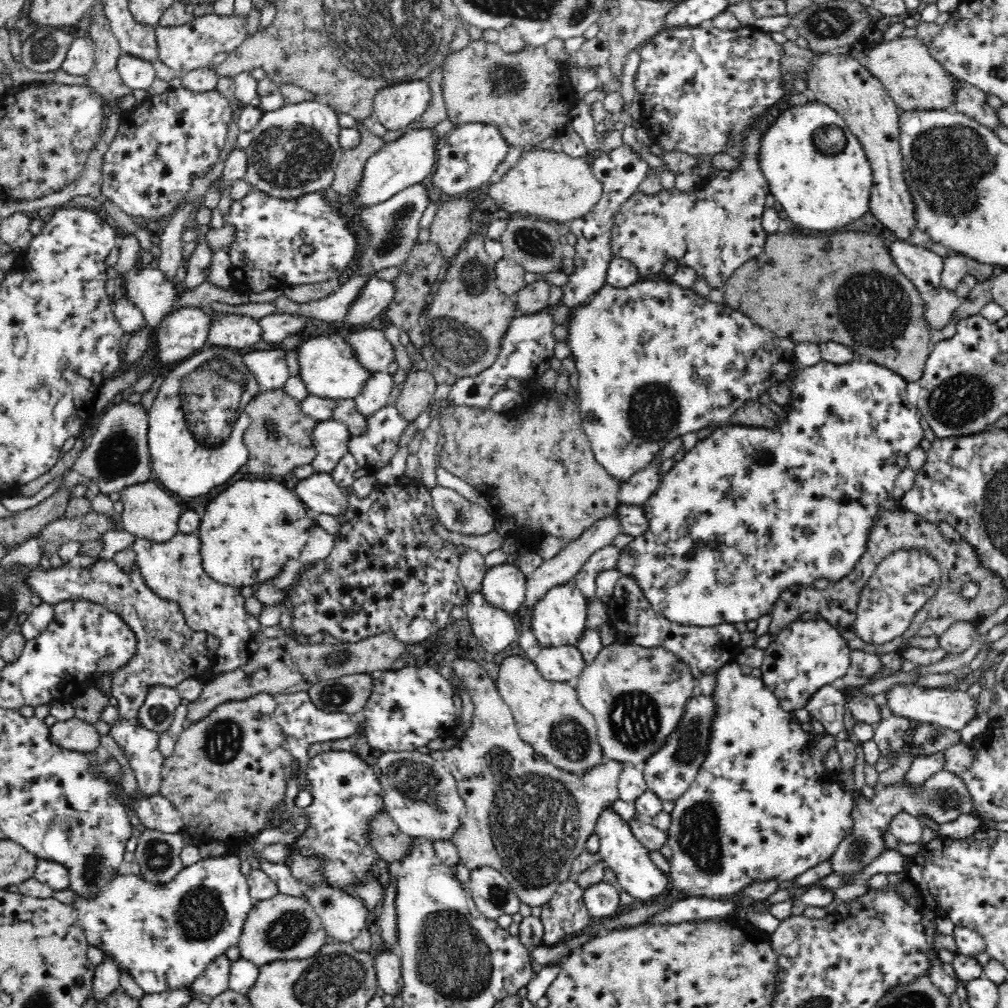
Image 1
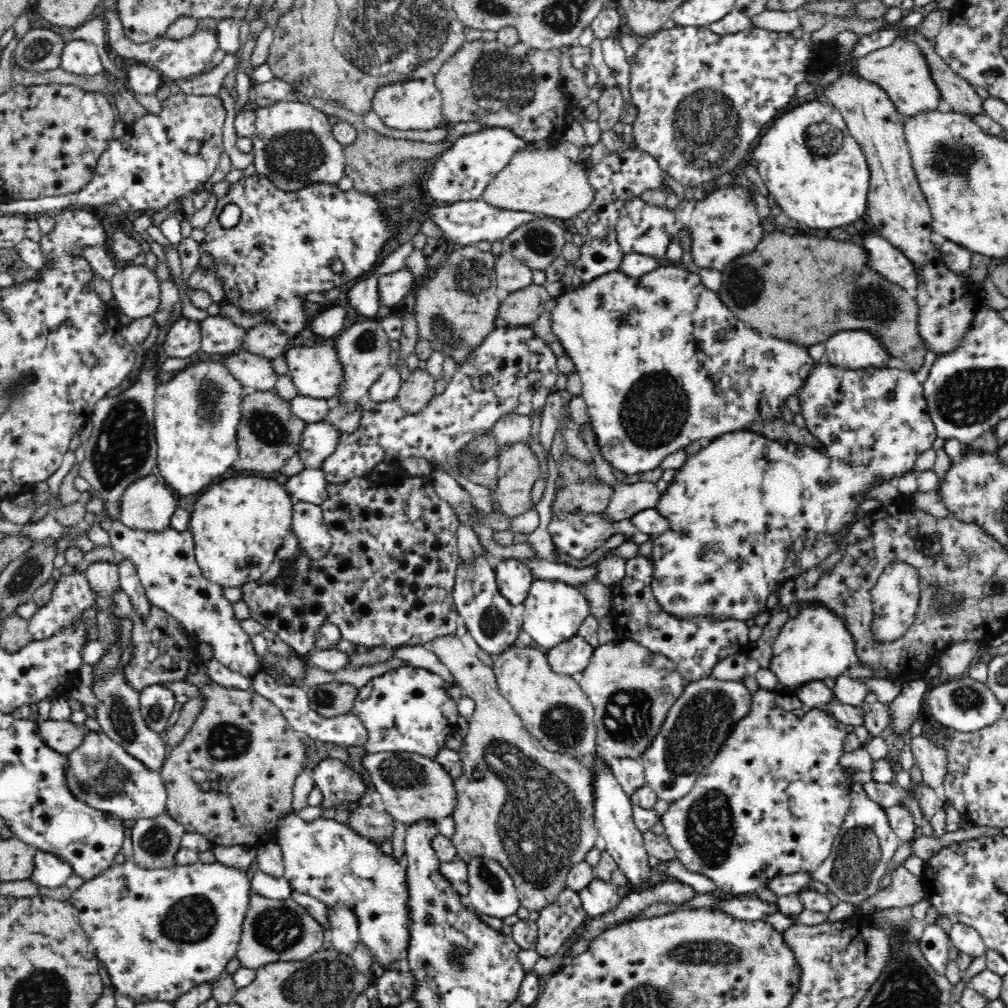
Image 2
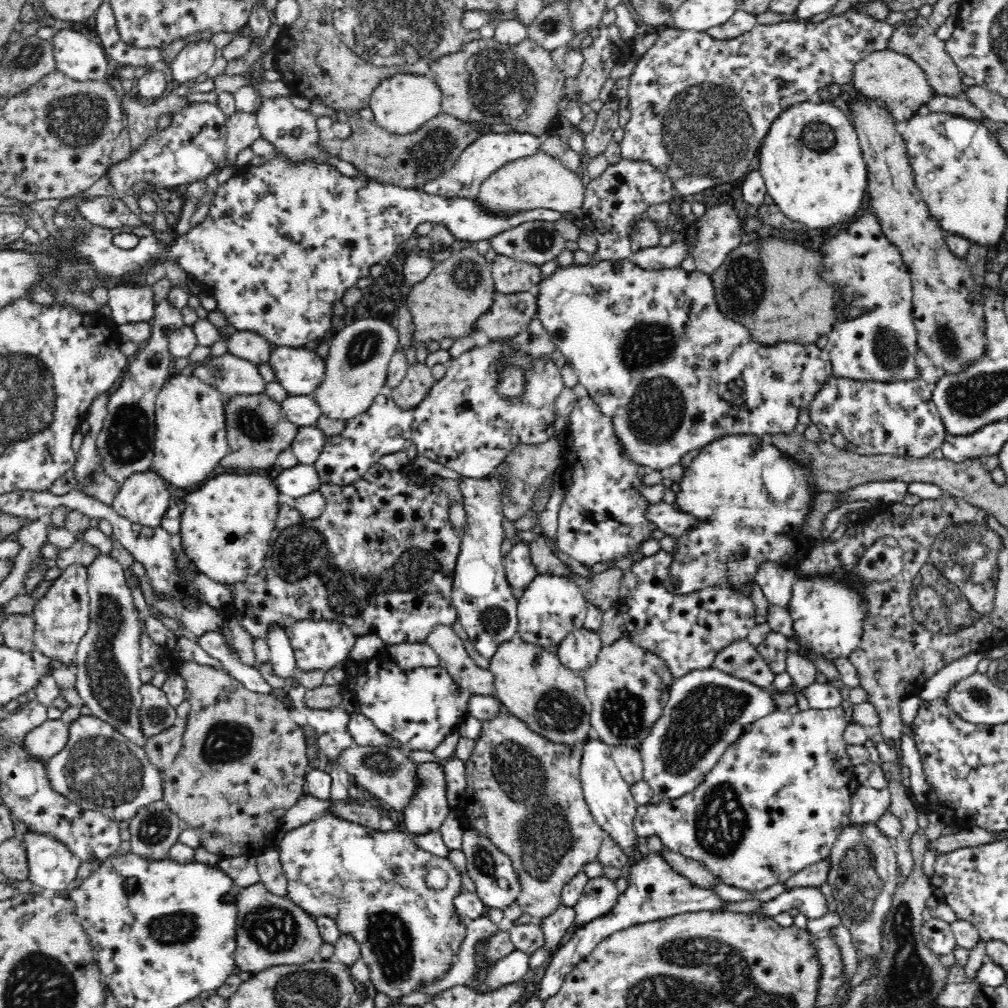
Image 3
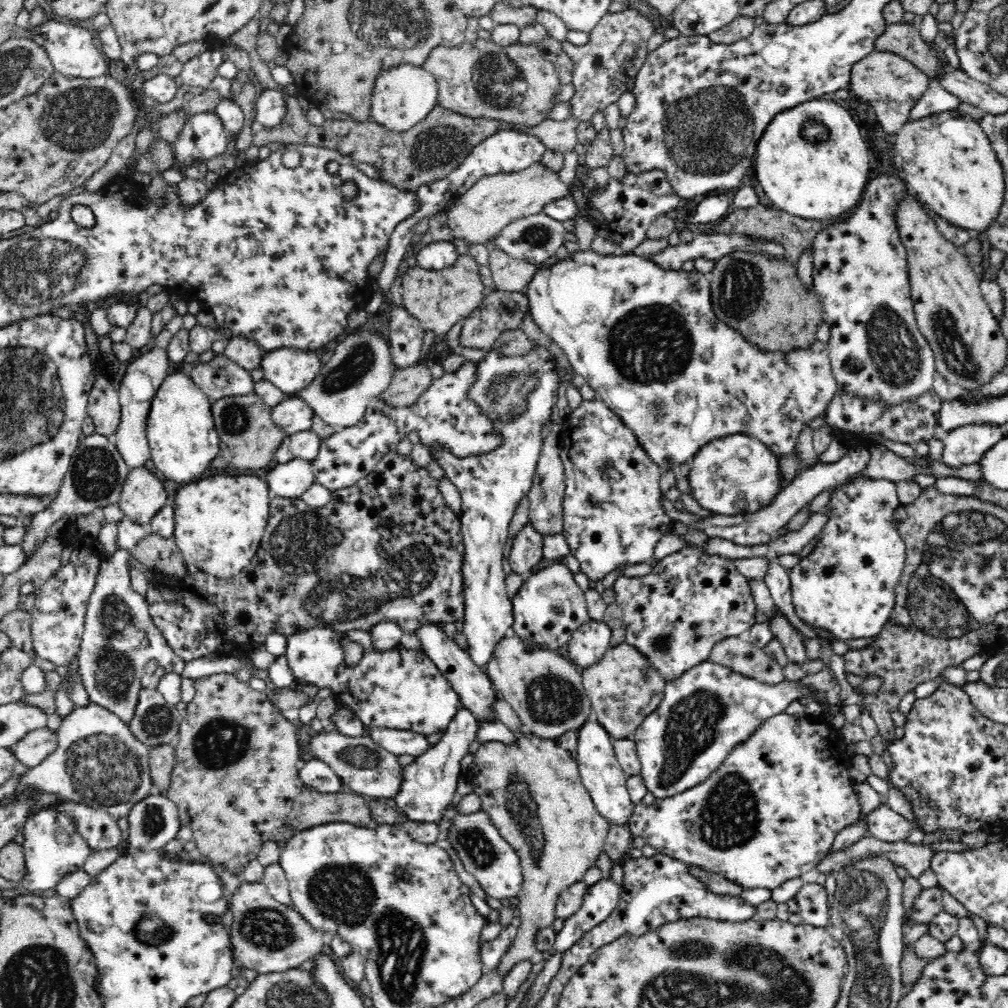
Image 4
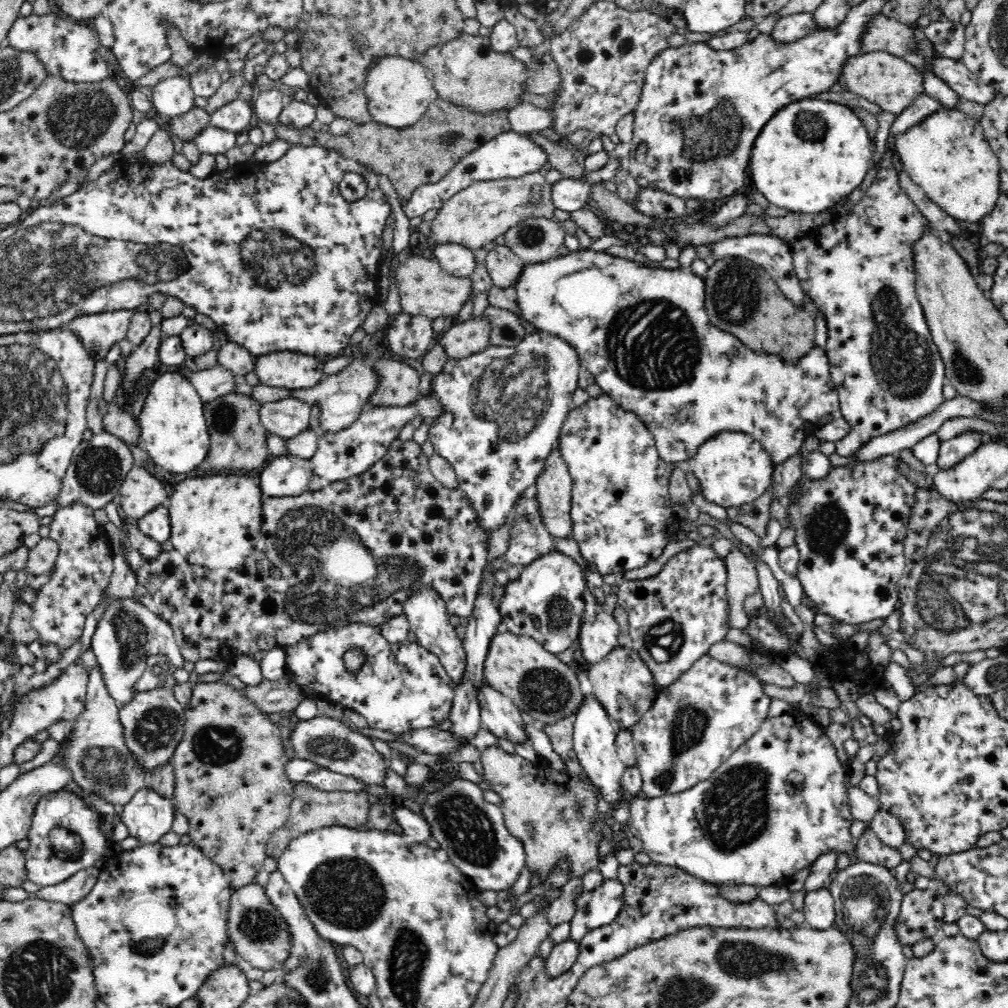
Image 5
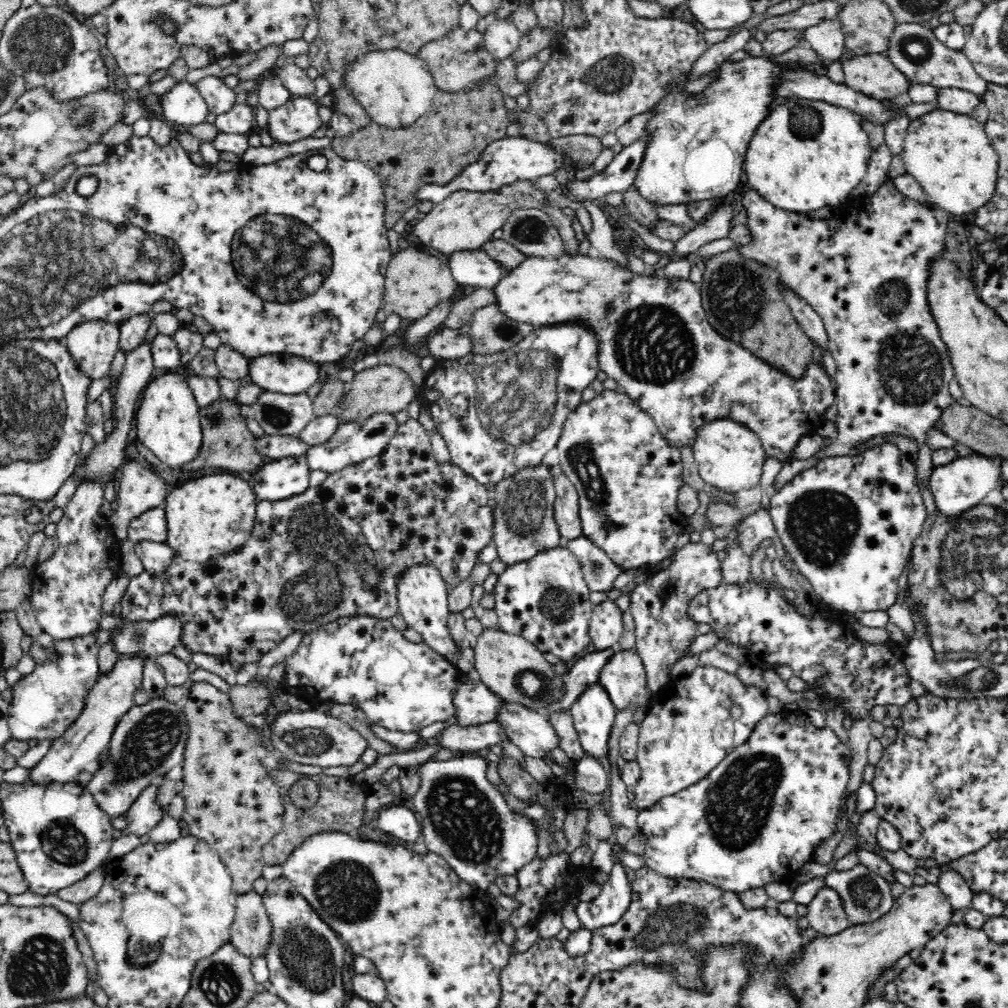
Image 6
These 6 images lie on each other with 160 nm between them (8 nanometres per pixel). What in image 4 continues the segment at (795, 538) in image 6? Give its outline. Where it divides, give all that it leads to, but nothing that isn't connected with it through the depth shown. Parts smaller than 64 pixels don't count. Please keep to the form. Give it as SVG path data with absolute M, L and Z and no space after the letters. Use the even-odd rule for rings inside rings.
M858 478L854 482L848 483L847 485L842 485L839 489L835 490L832 498L829 500L827 508L829 508L829 519L826 523L825 529L819 534L820 540L812 549L812 553L802 557L799 563L790 569L790 584L791 584L791 594L792 602L795 607L796 614L811 628L817 628L823 630L829 634L830 640L844 641L847 640L858 640L858 638L871 638L876 636L882 628L882 624L888 620L890 614L894 609L894 588L901 580L901 574L906 562L907 548L905 542L902 540L896 527L892 525L892 516L894 511L896 511L901 505L898 496L896 495L896 486L894 482L888 480L863 480L863 478Z

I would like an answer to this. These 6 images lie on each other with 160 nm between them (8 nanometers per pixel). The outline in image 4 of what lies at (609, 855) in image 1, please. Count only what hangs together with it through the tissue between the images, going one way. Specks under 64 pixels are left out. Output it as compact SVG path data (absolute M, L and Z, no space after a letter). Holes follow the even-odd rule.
M586 721L578 730L578 742L577 742L577 763L579 764L579 775L582 784L588 789L590 793L594 807L596 811L608 820L611 826L626 827L630 815L634 810L633 802L631 801L631 796L629 795L627 789L626 779L629 777L620 767L618 759L616 759L614 754L614 749L612 748L612 738L608 735L608 732L604 730L604 727L600 723L588 722Z

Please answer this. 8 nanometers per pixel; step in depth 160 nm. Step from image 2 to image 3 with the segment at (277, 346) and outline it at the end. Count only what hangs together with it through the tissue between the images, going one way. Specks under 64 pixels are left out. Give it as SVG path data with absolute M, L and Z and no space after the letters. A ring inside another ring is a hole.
M248 330L232 331L227 343L228 353L258 366L268 363L275 349L262 335Z

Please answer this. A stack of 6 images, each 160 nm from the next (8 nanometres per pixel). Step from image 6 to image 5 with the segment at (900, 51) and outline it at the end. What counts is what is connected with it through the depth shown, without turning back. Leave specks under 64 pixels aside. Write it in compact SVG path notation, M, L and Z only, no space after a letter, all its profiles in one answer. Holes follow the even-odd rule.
M936 54L936 58L931 64L931 70L959 98L966 98L966 100L985 105L992 102L997 94L997 91L990 85L980 82L961 60L940 57Z

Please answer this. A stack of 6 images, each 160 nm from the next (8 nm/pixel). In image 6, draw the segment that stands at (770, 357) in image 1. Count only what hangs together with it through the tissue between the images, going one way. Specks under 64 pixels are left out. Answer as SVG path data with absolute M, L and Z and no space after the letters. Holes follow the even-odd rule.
M566 254L560 257L527 257L514 270L497 282L494 289L497 296L497 307L508 317L518 322L526 322L535 328L557 325L558 323L578 323L591 330L595 338L599 341L597 356L599 358L599 370L603 371L608 379L612 379L617 385L618 390L626 394L633 402L643 411L654 418L662 437L668 441L668 445L676 449L690 447L695 443L698 429L713 420L730 419L738 422L748 429L754 431L760 439L761 445L765 450L766 456L778 459L779 462L786 462L791 458L791 454L796 448L798 441L805 436L815 434L815 431L825 422L826 410L835 405L837 394L832 386L832 380L828 376L826 369L820 363L812 360L806 373L801 378L794 378L766 363L763 359L757 358L750 350L742 348L734 341L726 339L715 330L707 319L703 309L703 300L701 299L700 284L696 284L688 279L679 279L672 277L668 279L665 275L658 273L638 274L629 269L628 266L619 266L614 259L591 257L586 254Z

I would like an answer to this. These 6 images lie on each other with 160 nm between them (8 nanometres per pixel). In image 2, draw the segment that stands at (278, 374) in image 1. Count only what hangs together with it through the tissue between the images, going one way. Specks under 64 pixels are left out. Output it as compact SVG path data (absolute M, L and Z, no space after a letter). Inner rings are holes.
M245 350L223 356L226 369L234 375L247 391L266 391L275 388L280 376L273 368L272 360Z

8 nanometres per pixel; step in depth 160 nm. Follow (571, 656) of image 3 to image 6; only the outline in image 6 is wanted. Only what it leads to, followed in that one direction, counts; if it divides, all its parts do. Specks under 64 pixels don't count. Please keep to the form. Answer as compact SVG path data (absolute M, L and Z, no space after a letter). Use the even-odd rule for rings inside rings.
M609 599L593 608L592 617L588 622L591 646L589 651L603 651L619 642L623 633L622 616L623 613L620 612L615 601Z

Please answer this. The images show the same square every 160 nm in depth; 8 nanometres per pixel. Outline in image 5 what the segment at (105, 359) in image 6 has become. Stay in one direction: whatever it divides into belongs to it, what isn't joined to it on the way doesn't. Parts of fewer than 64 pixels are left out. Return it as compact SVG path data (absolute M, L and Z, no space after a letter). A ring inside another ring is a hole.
M110 310L100 314L80 314L66 327L80 336L86 351L95 361L104 359L115 342L127 338L133 311Z

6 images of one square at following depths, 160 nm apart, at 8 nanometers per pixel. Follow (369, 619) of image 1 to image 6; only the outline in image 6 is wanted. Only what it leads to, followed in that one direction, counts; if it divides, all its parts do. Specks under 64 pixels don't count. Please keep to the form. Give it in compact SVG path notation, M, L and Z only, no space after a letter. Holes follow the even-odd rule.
M411 417L403 423L399 423L394 438L390 439L382 454L367 458L365 461L362 464L356 464L356 466L346 466L339 472L328 475L321 486L308 487L302 494L277 501L259 500L256 505L256 518L251 539L239 551L230 553L225 557L219 556L206 564L199 561L186 561L175 555L172 556L172 562L168 564L168 568L164 572L152 574L144 570L144 572L131 577L124 596L115 604L114 614L116 616L122 615L130 621L154 621L167 615L178 618L182 623L179 644L190 651L190 654L210 654L210 656L219 656L224 662L236 661L240 665L244 665L259 660L263 654L276 648L286 636L290 636L296 630L306 634L344 617L370 616L391 619L399 613L399 605L397 604L398 579L410 567L430 563L434 569L440 571L440 577L444 579L446 586L452 589L466 580L470 576L474 564L479 561L481 550L486 548L493 539L494 517L492 509L488 507L486 487L469 478L462 470L458 469L458 466L454 466L452 463L439 464L432 454L430 436L422 428L419 419L415 420ZM368 550L372 550L372 554L374 554L374 562L372 562L374 572L366 572L366 566L364 566L364 554Z

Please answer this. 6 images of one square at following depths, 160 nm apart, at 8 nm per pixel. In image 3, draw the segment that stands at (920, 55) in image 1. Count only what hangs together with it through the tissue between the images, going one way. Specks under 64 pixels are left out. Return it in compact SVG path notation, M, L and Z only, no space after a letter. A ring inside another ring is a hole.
M890 49L870 53L866 58L857 62L853 72L853 83L861 95L881 100L883 104L887 104L887 108L891 110L891 115L897 124L910 120L918 114L921 106L927 106L936 95L932 85L927 81L925 72L918 66L917 62L914 62L907 54Z

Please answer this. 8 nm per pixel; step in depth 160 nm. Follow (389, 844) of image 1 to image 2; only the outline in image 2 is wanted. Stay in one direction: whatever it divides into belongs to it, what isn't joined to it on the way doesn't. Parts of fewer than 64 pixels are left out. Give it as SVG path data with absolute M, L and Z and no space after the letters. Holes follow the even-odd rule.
M360 805L358 810L354 810L349 816L349 824L359 836L368 838L371 842L375 842L377 846L381 846L386 840L392 842L395 832L396 821L387 812L378 812L370 805Z

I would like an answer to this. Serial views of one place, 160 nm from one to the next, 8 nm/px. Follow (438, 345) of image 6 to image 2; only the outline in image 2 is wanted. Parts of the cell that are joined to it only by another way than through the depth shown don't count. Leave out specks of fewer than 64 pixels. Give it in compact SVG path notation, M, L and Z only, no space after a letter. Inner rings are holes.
M532 283L510 293L500 305L498 317L504 318L510 326L528 326L539 318L553 300L546 287Z

